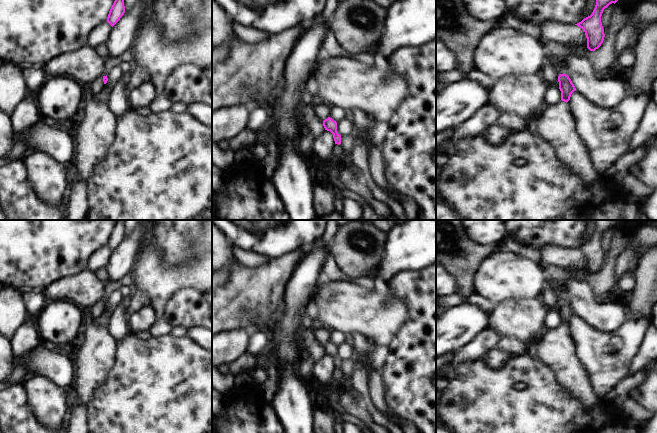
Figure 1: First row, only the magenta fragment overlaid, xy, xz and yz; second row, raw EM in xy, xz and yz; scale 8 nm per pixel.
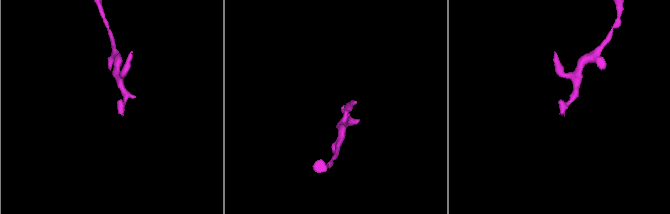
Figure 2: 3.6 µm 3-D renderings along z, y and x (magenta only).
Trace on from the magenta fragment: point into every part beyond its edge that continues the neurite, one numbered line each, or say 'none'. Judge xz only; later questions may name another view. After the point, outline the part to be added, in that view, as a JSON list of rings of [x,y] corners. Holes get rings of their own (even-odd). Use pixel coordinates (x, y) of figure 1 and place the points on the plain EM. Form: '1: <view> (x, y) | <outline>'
none

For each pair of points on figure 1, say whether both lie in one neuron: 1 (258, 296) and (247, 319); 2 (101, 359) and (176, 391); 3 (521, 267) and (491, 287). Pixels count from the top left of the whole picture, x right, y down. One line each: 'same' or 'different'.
1: different
2: different
3: same

